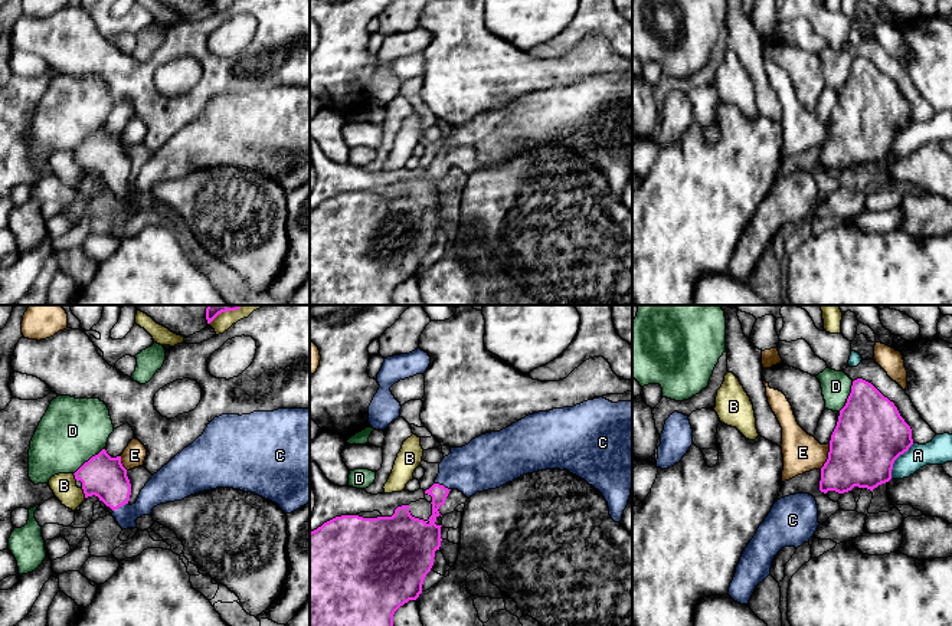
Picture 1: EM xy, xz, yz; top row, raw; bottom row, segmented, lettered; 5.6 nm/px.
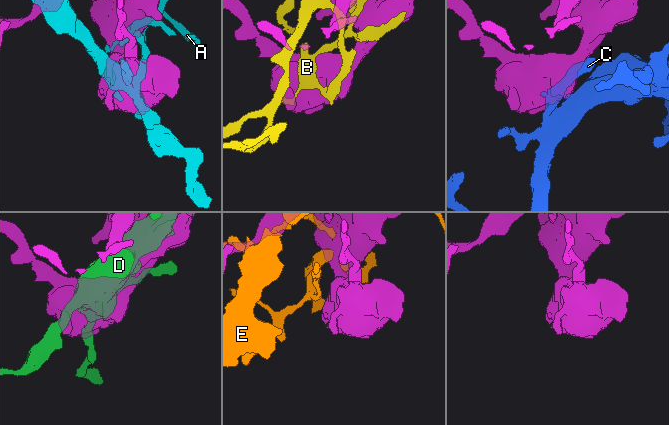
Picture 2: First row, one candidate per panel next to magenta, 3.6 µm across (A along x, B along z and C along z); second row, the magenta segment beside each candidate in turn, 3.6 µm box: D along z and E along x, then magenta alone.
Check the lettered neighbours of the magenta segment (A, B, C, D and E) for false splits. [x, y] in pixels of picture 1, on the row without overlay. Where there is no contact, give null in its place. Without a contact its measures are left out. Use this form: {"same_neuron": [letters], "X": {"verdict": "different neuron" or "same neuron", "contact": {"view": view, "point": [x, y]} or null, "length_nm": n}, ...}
{"same_neuron": ["C"], "A": {"verdict": "different neuron", "contact": {"view": "yz", "point": [895, 137]}, "length_nm": 240}, "B": {"verdict": "different neuron", "contact": {"view": "xy", "point": [84, 170]}, "length_nm": 60}, "C": {"verdict": "same neuron", "contact": {"view": "xz", "point": [442, 163]}, "length_nm": 100}, "D": {"verdict": "different neuron", "contact": {"view": "xy", "point": [90, 137]}, "length_nm": 220}, "E": {"verdict": "different neuron", "contact": {"view": "yz", "point": [828, 134]}, "length_nm": 160}}

